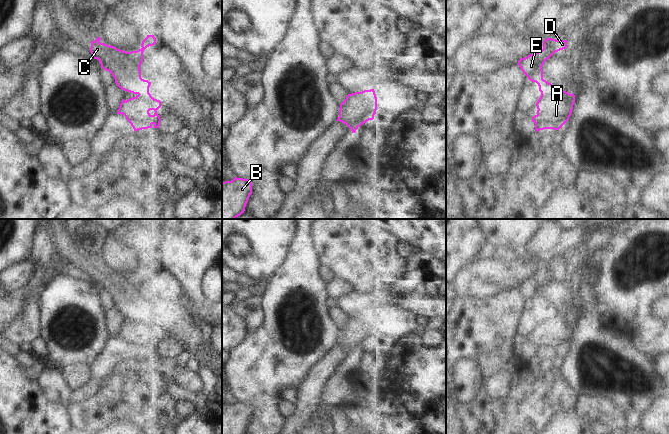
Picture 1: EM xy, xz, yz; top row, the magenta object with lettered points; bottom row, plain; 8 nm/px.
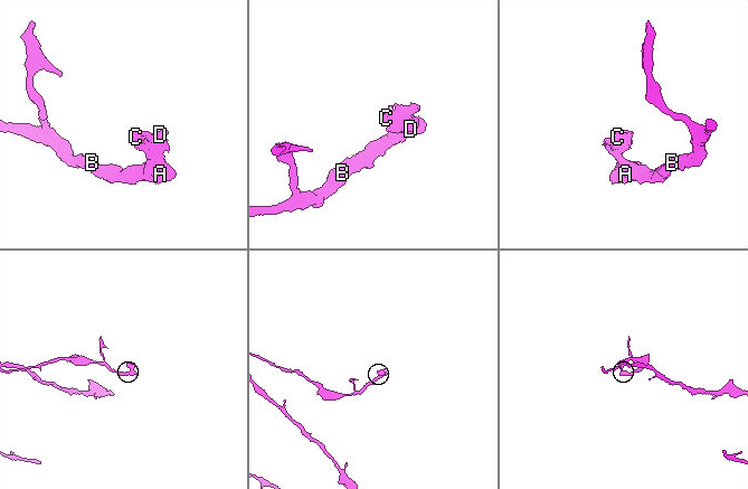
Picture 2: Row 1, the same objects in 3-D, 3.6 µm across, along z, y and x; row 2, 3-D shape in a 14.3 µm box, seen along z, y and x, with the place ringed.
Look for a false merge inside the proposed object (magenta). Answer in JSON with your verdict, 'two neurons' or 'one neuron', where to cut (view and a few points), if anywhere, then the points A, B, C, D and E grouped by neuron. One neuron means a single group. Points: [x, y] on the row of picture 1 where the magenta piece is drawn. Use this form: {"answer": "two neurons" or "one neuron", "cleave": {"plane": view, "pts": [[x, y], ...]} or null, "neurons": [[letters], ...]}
{"answer": "two neurons", "cleave": {"plane": "yz", "pts": [[553, 89], [541, 94]]}, "neurons": [["A", "B"], ["C", "D", "E"]]}

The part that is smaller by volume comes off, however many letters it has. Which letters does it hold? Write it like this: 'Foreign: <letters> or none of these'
Foreign: C, D, E

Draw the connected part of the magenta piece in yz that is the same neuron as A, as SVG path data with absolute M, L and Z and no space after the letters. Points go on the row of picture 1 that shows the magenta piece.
M553 89L541 94L536 103L537 114L532 117L536 132L544 129L559 130L571 116L575 95Z

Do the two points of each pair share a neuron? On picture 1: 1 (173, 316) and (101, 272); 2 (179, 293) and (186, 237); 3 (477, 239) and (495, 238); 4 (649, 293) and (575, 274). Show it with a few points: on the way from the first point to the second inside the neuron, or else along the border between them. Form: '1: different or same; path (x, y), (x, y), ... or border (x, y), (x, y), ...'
1: same; path (155, 312), (139, 310), (119, 290)
2: different; border (162, 266), (182, 283), (189, 298)
3: different; border (481, 229), (488, 251)
4: same; path (631, 291), (621, 289), (598, 267), (593, 267)

